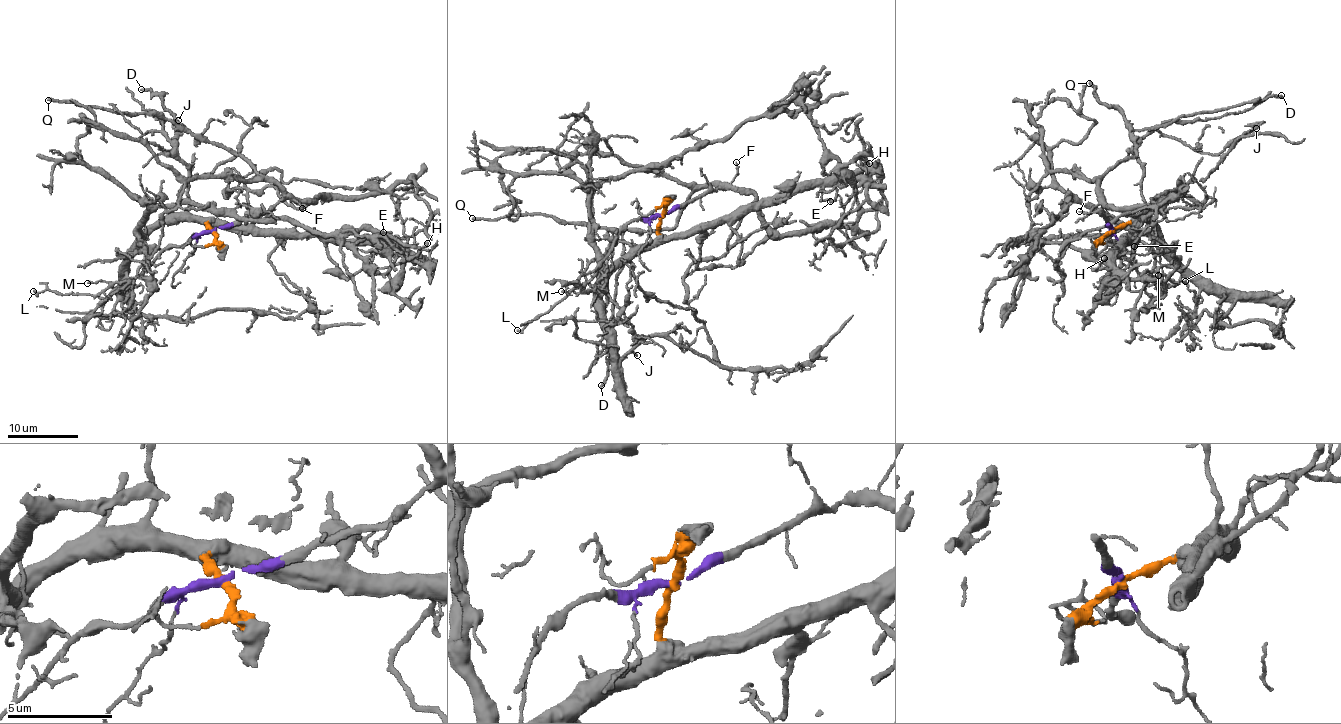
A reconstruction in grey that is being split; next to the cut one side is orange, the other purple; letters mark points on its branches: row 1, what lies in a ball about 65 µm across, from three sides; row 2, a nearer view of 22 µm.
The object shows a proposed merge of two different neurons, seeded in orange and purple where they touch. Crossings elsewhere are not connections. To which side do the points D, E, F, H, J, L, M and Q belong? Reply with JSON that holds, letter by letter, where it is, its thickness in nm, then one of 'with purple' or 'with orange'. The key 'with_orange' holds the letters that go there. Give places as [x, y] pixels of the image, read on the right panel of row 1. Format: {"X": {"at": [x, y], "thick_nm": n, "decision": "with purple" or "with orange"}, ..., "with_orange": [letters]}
{"D": {"at": [1281, 95], "thick_nm": 240, "decision": "with purple"}, "E": {"at": [1134, 246], "thick_nm": 240, "decision": "with orange"}, "F": {"at": [1079, 211], "thick_nm": 110, "decision": "with purple"}, "H": {"at": [1104, 258], "thick_nm": 150, "decision": "with orange"}, "J": {"at": [1256, 128], "thick_nm": 180, "decision": "with orange"}, "L": {"at": [1185, 281], "thick_nm": 200, "decision": "with purple"}, "M": {"at": [1158, 275], "thick_nm": 170, "decision": "with purple"}, "Q": {"at": [1089, 83], "thick_nm": 280, "decision": "with purple"}, "with_orange": ["E", "H", "J"]}

